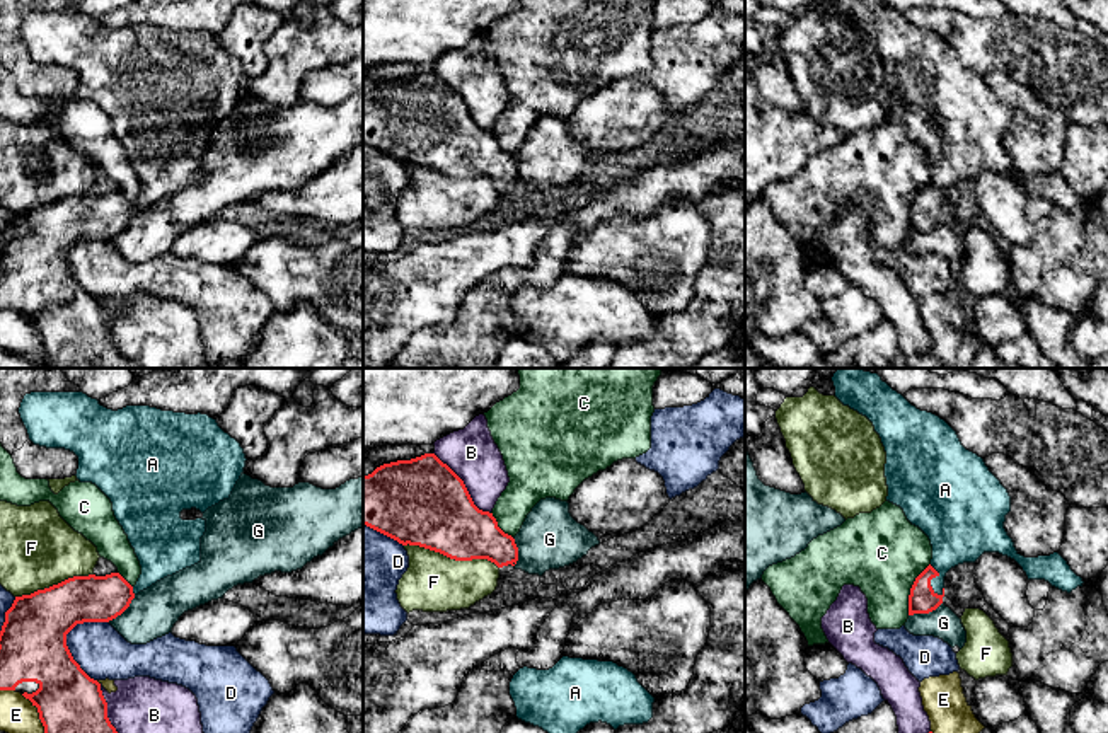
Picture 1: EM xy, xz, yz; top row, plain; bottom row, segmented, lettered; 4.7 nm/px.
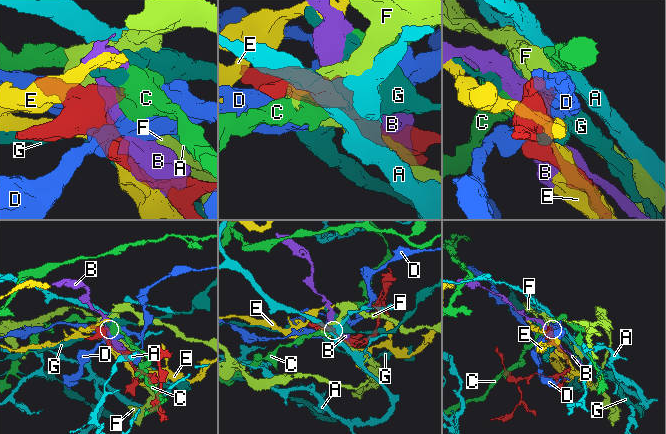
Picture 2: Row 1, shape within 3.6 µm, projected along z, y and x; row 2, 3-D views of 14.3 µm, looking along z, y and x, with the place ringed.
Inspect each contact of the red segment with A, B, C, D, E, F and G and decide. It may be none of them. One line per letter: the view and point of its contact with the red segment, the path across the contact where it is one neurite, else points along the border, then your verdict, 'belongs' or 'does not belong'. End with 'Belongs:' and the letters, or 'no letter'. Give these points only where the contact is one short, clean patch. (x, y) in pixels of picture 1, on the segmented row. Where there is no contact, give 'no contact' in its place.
A: meets red in yz at (929, 582); runs through yz (923, 599), (929, 582), (957, 537); belongs
B: meets red in xz at (464, 486); does not belong
C: meets red in yz at (911, 588); border along yz (929, 563), (911, 588), (907, 614); does not belong
D: meets red in xy at (70, 653); does not belong
E: meets red in xy at (38, 711); does not belong
F: meets red in xz at (452, 558); does not belong
G: meets red in yz at (924, 612); border along yz (941, 602), (928, 612), (909, 616); does not belong
Belongs: A

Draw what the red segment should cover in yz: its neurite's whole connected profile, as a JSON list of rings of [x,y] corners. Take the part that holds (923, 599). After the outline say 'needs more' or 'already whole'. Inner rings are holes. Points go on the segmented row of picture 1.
[[[839,368],[832,377],[835,397],[866,416],[880,435],[886,452],[885,477],[886,501],[900,506],[907,520],[919,527],[931,540],[931,564],[915,578],[909,595],[909,615],[929,614],[943,603],[946,573],[963,563],[975,563],[984,552],[999,552],[1014,559],[1028,580],[1045,580],[1052,586],[1070,593],[1082,586],[1067,561],[1050,556],[1024,557],[1004,528],[1011,511],[1011,496],[989,470],[984,459],[967,450],[956,431],[939,416],[920,411],[902,394],[893,390],[878,373],[863,368]]] | needs more

